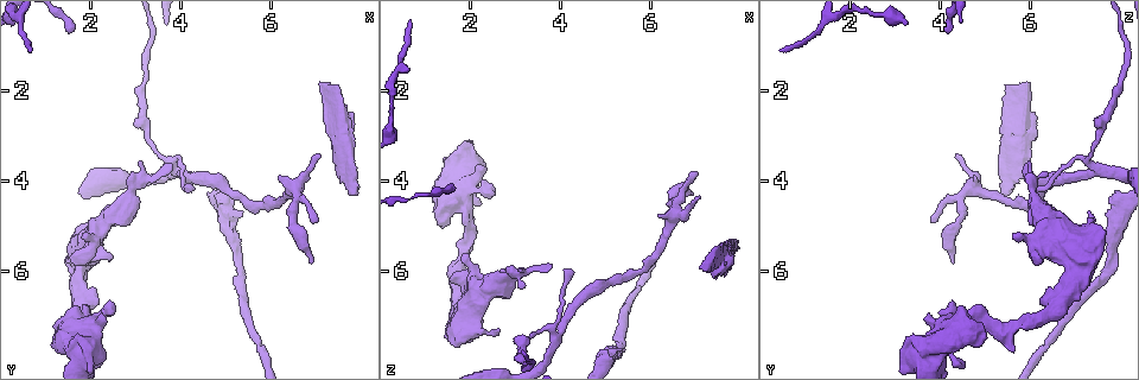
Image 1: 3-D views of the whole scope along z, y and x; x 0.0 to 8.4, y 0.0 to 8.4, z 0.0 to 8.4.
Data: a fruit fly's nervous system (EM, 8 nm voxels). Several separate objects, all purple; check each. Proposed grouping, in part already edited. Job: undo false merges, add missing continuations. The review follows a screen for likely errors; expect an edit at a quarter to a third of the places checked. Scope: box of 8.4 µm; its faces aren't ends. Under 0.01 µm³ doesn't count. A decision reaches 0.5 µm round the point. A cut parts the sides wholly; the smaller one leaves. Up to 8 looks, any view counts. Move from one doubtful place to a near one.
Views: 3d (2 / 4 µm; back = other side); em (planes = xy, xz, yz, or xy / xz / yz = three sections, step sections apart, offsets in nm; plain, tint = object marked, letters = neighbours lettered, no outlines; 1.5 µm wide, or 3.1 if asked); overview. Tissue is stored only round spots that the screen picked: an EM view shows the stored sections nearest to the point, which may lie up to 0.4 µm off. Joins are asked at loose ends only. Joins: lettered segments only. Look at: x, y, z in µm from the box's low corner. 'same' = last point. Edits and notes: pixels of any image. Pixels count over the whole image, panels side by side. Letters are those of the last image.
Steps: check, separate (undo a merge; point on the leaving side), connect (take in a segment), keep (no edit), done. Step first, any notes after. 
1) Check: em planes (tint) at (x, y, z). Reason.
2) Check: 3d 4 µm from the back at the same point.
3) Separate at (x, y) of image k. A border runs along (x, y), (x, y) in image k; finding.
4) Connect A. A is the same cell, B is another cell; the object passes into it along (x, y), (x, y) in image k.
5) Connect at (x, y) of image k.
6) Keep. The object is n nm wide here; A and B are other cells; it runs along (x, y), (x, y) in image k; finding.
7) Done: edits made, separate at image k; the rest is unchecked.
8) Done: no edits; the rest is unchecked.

Check: em planes (letters) at (3.75, 3.65, 5.90).

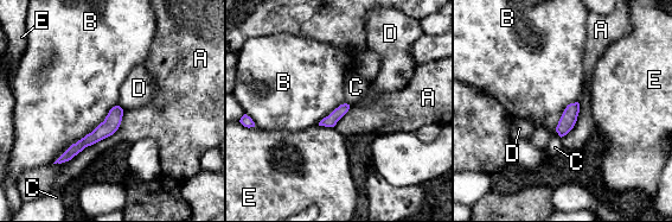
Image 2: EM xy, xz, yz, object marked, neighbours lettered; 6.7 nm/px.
Keep. A, B, C, D and E are other cells; none of them fits.

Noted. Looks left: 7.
Check: 3d 4 µm at (5.05, 5.10, 7.90). Thick turns thin.

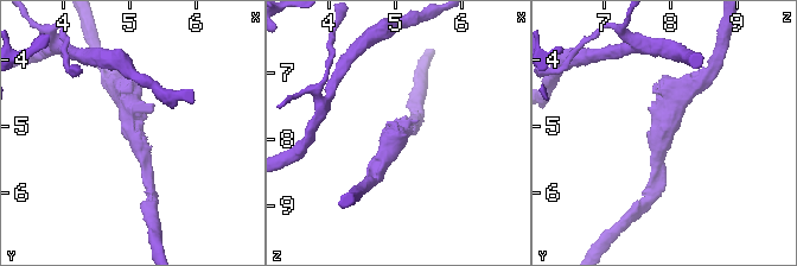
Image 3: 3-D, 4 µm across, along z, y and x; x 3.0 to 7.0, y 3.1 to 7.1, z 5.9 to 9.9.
Check: em planes (tint) at (5.05, 5.10, 7.85). The arms are 180, 380 nm wide.

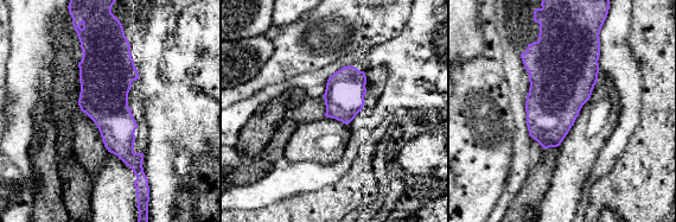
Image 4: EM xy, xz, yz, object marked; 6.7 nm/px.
Check: em planes (letters) at the same point. See the neighbours.

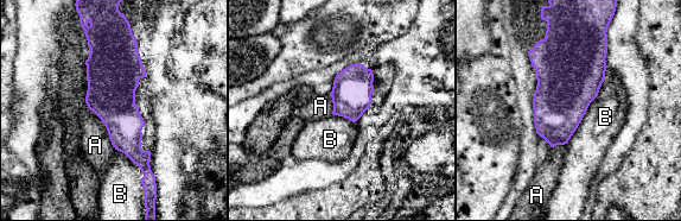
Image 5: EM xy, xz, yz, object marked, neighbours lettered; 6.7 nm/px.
Keep. A and B are other cells; a border runs along (87, 107), (101, 120), (115, 149) in image 5; all the same neuron.

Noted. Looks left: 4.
Check: 3d 2 µm at (7.00, 4.85, 3.85). An open end.

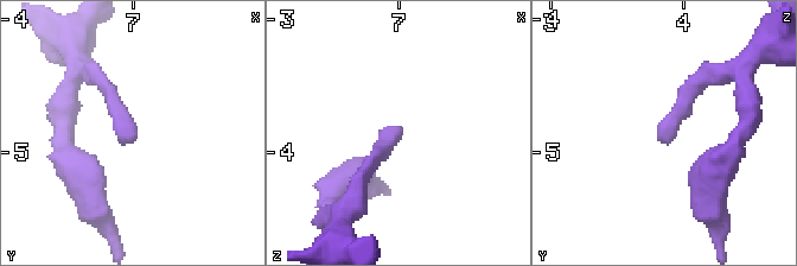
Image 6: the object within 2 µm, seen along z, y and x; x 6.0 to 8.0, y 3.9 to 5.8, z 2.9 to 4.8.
Check: em planes (letters) at (7.02, 4.86, 3.82). Need the tissue.

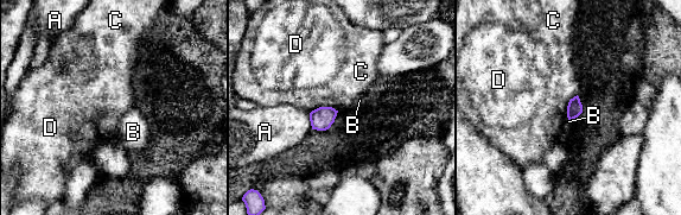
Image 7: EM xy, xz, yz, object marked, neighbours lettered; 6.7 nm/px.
Keep. A, B, C and D are other cells; a border runs along (577, 95), (568, 102), (567, 120) in image 7; none of them fits.

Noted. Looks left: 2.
Done: no edits; the rest is unchecked.

